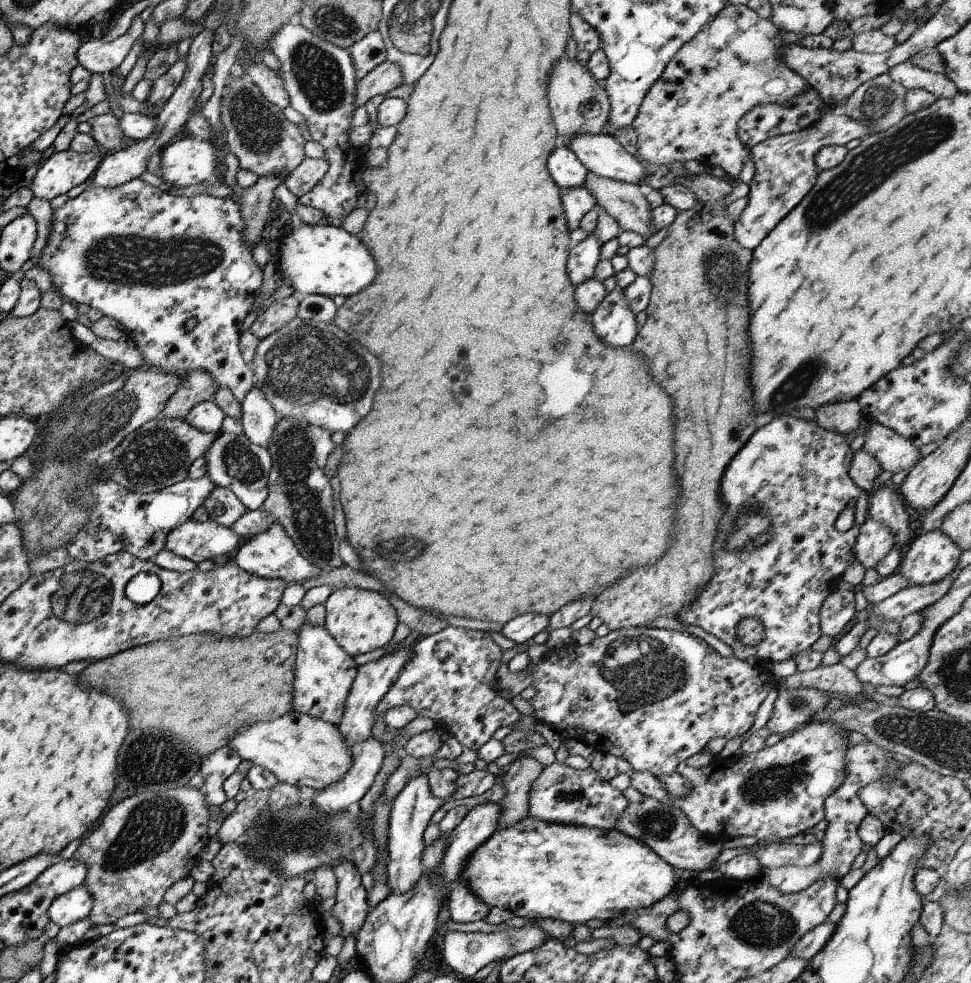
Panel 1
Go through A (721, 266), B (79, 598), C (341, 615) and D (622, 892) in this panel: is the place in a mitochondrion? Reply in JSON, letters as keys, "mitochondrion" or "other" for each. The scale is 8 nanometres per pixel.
{"A":"mitochondrion","B":"mitochondrion","C":"other","D":"other"}

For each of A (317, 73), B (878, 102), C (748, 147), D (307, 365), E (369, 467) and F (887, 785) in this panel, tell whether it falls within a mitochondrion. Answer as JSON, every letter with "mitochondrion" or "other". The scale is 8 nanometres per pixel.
{"A":"mitochondrion","B":"mitochondrion","C":"other","D":"mitochondrion","E":"other","F":"mitochondrion"}

